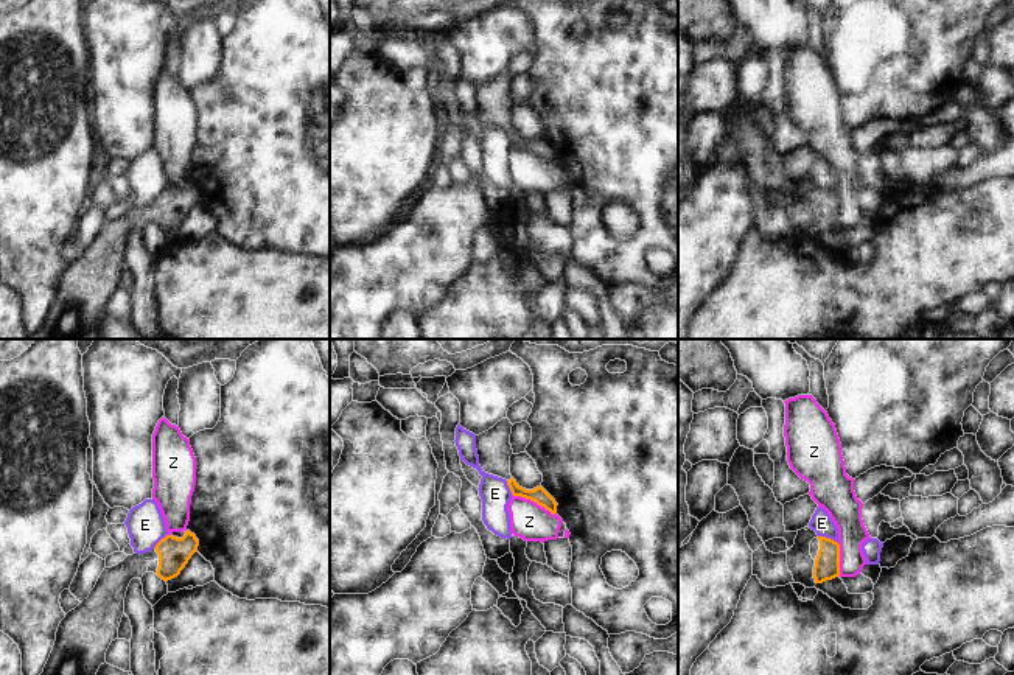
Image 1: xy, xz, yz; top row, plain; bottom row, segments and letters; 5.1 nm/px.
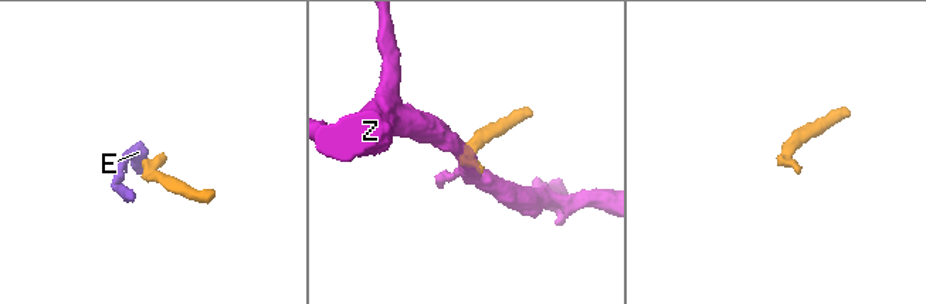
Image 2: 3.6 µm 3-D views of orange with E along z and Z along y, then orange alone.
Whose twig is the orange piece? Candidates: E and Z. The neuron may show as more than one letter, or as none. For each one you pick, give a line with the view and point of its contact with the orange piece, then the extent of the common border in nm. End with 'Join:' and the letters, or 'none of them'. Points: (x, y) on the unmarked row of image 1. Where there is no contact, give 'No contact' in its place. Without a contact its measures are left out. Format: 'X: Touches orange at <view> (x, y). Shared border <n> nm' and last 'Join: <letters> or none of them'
Join: none of them.

